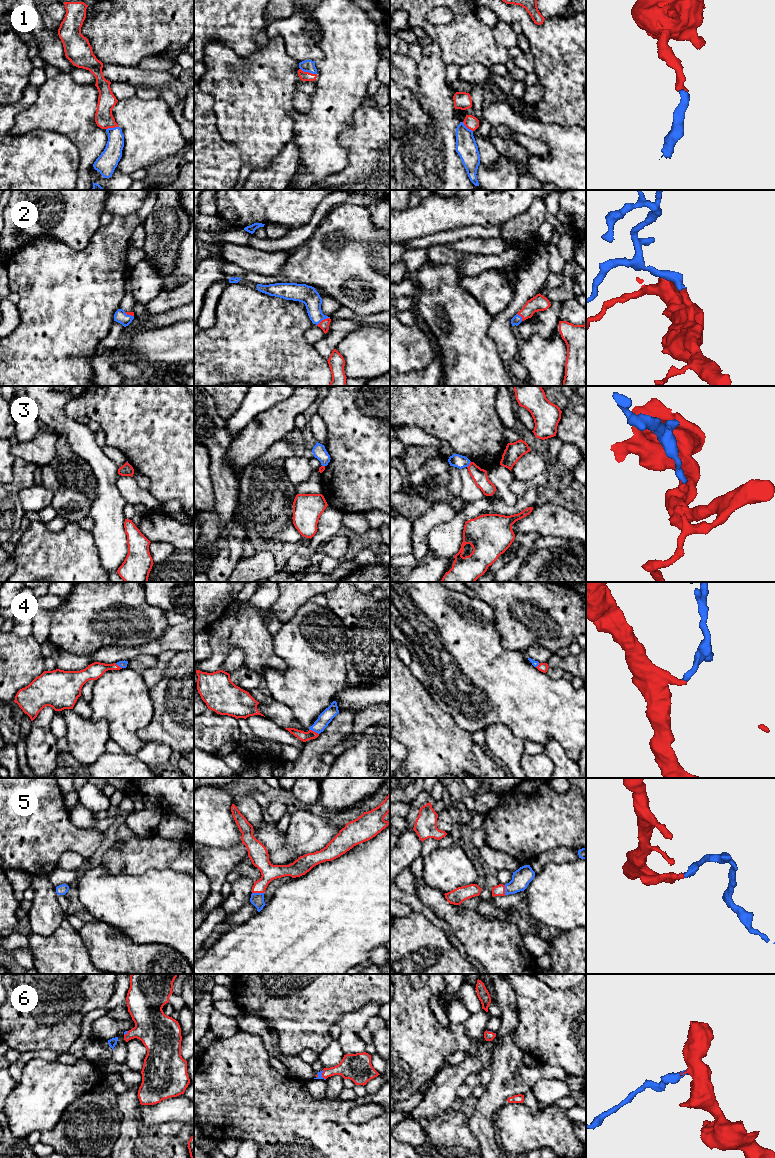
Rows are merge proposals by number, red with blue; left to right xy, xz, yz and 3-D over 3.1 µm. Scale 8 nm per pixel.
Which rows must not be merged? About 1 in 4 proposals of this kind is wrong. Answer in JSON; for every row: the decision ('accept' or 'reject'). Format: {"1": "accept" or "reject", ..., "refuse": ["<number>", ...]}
{"1": "accept", "2": "accept", "3": "reject", "4": "accept", "5": "accept", "6": "accept", "refuse": ["3"]}

